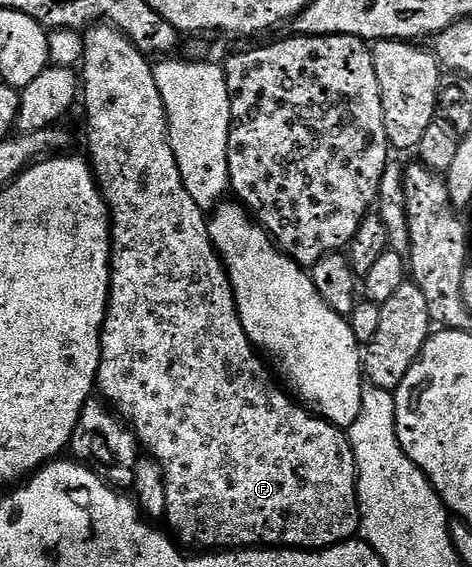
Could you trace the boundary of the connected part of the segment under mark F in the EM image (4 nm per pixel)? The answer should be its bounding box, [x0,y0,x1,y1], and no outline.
[81,24,359,550]

